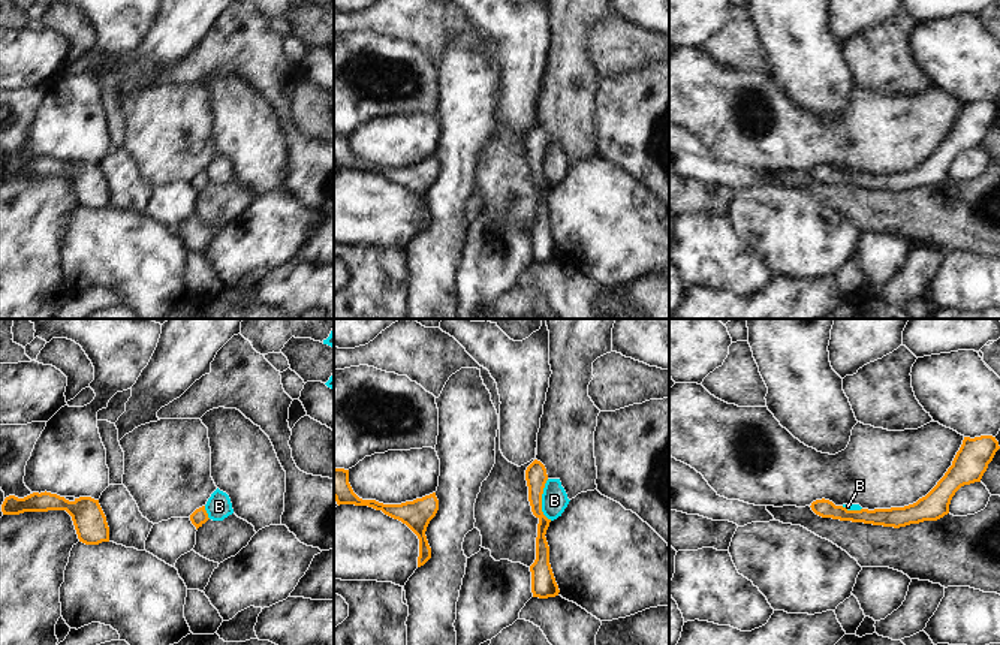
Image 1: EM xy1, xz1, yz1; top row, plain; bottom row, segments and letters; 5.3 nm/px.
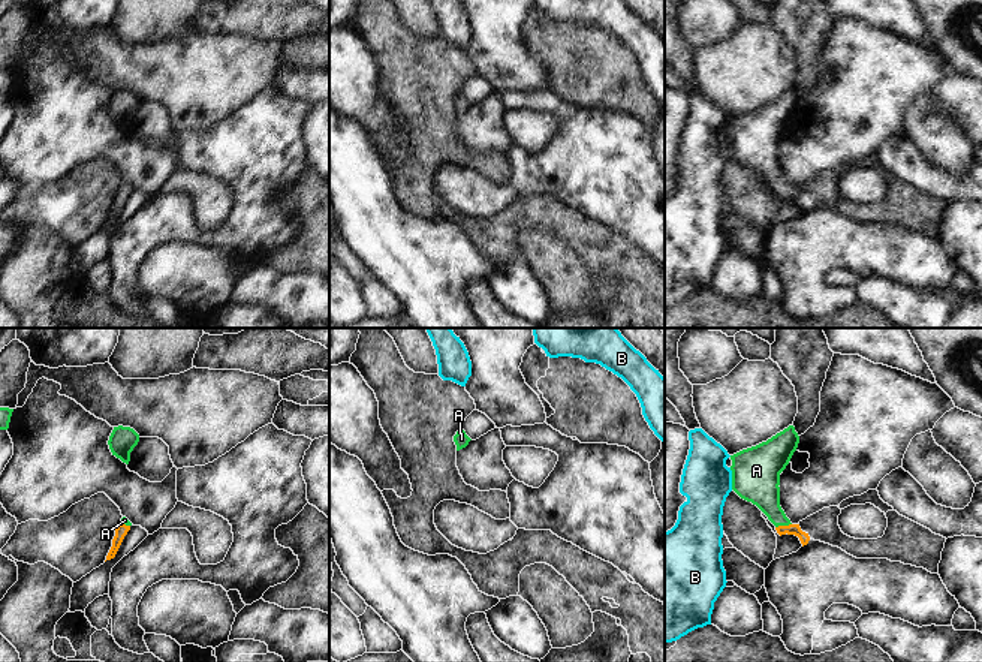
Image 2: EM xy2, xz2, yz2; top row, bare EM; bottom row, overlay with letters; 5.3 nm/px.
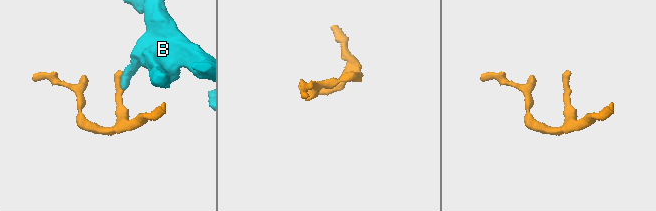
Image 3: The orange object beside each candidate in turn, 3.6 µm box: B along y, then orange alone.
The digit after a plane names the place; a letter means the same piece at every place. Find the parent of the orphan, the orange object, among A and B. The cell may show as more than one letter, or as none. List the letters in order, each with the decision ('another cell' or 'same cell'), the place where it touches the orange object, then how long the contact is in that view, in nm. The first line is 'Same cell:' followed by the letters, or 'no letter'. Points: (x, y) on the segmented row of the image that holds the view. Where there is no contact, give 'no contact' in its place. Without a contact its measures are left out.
Same cell: A
A: same cell; meets orange in yz2 at (783, 526); contact 90 nm long
B: another cell; meets orange in xz1 at (541, 500); contact 220 nm long

